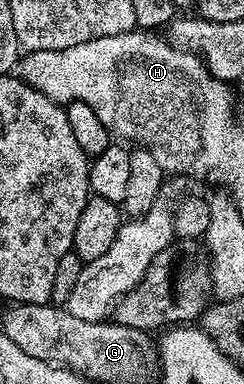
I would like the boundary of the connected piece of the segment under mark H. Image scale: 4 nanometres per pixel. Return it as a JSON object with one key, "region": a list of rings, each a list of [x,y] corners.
{"region":[[[137,27],[131,33],[106,35],[102,39],[78,43],[78,47],[25,52],[18,62],[18,76],[30,87],[42,91],[42,95],[65,107],[71,101],[86,103],[86,107],[91,107],[94,115],[102,119],[109,134],[116,136],[117,133],[125,137],[120,138],[125,142],[133,141],[133,146],[149,149],[164,168],[165,174],[181,173],[187,179],[192,179],[199,170],[194,161],[196,153],[204,153],[204,169],[212,165],[212,161],[208,161],[208,133],[212,133],[212,125],[204,125],[204,109],[208,109],[208,101],[204,101],[204,97],[192,89],[192,81],[196,81],[196,77],[188,73],[188,65],[180,65],[180,57],[184,57],[187,51],[172,45],[159,32]]]}

